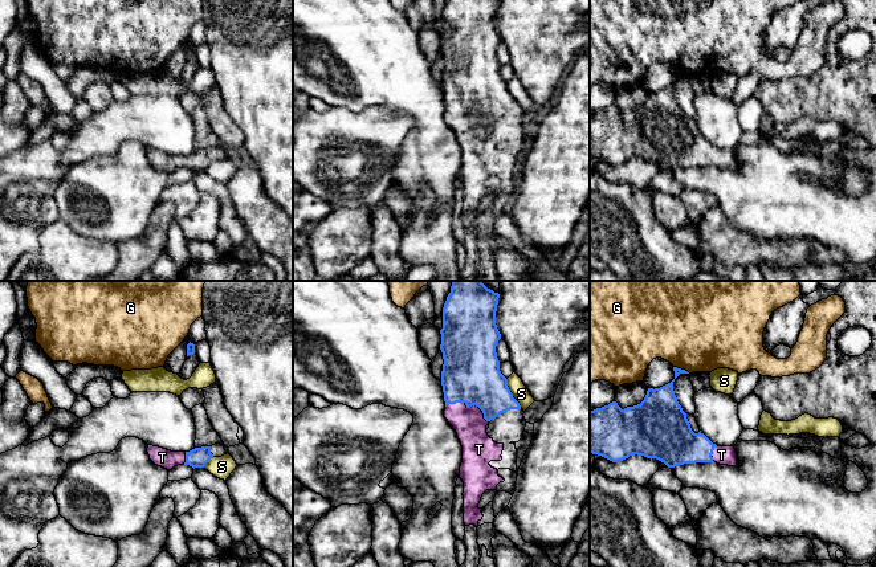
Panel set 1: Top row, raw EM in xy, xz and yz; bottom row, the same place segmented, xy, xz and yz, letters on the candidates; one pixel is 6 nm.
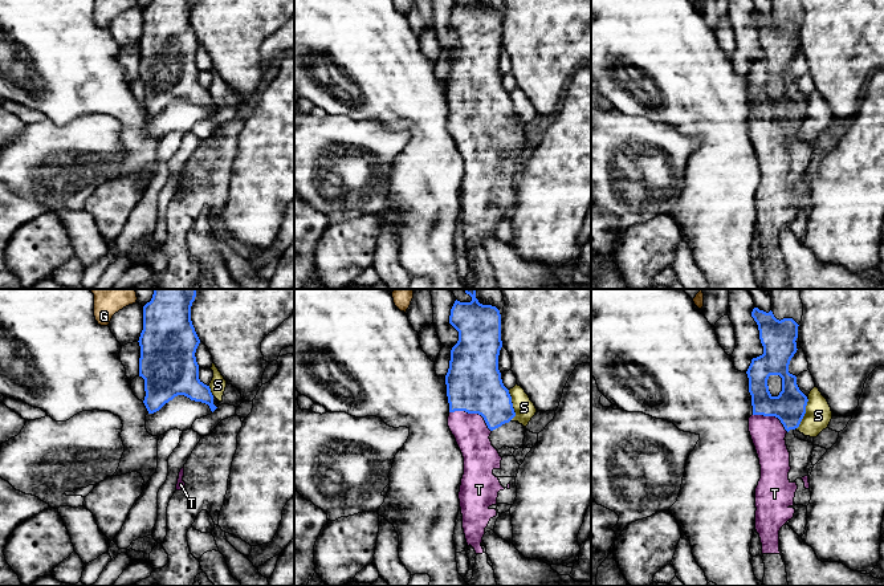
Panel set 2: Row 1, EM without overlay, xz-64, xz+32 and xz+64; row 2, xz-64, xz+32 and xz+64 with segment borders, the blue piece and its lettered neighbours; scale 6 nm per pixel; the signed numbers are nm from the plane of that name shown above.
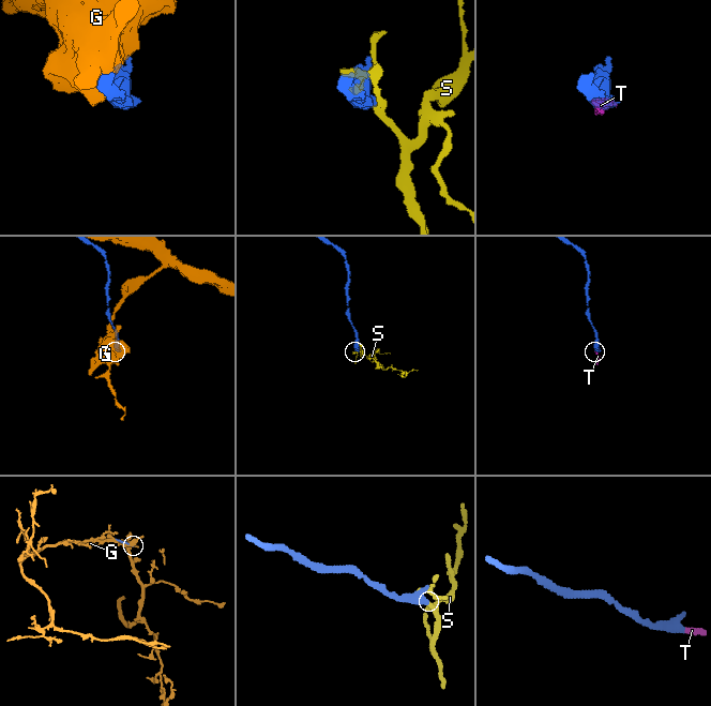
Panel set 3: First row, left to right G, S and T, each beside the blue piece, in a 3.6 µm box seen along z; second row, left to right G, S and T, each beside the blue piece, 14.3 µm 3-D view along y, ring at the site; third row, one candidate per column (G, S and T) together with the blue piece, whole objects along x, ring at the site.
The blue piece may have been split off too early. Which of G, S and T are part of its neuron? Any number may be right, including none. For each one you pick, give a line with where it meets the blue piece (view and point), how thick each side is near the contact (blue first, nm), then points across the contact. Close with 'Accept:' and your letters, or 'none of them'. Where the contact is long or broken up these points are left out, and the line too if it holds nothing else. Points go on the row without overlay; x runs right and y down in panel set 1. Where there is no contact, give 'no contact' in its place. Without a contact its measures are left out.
T: contact xz (469, 109); calibres 360 and 190 nm; way xz (471, 77), (469, 109), (469, 127)
Accept: T

